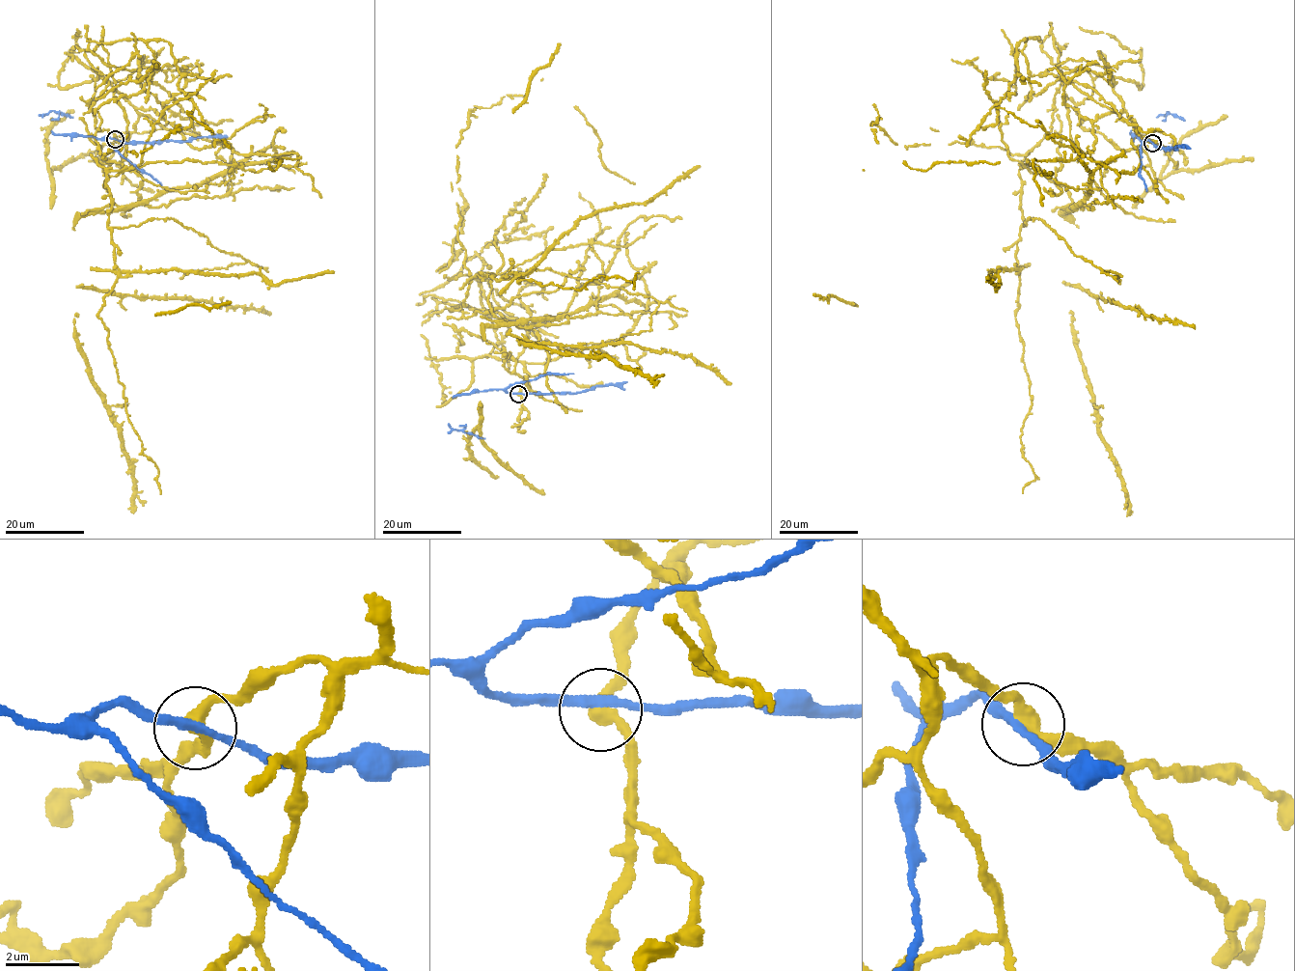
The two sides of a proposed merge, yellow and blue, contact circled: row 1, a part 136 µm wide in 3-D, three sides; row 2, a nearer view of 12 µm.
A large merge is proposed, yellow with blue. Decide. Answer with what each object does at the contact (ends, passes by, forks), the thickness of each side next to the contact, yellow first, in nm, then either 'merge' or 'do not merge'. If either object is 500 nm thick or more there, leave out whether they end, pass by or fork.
yellow passes by; blue passes by; calibres 340 and 200 nm; do not merge

